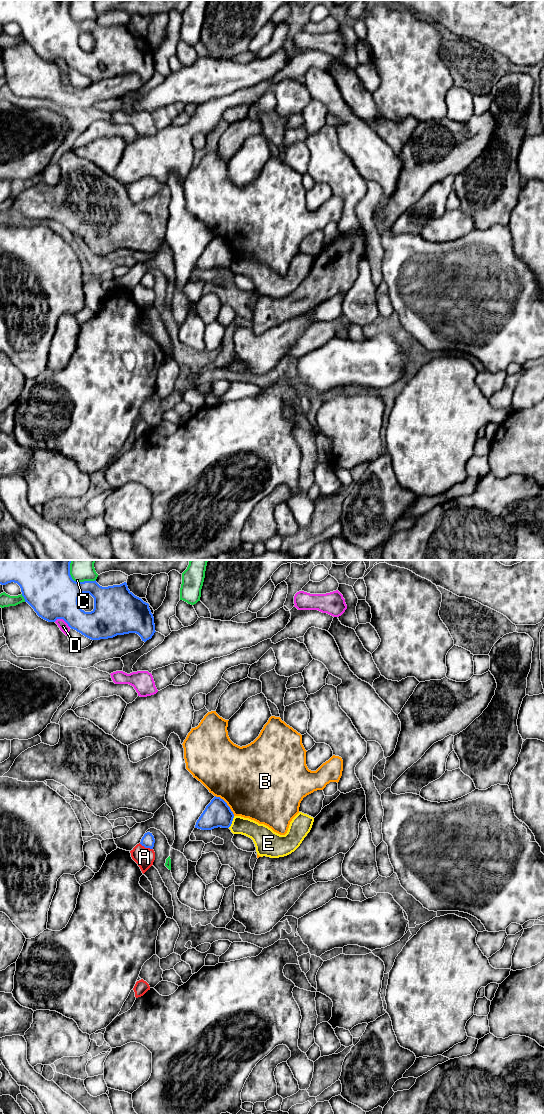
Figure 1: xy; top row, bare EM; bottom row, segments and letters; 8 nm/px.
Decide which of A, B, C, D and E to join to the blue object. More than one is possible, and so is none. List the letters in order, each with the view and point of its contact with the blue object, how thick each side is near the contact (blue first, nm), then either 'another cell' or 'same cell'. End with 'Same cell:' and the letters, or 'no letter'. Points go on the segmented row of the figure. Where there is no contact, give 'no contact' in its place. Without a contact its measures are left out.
A: xy (146, 847) | 100/160 nm | another cell
B: xy (226, 804) | 220/480 nm | another cell
C: xy (75, 581) | 420/190 nm | another cell
D: xy (62, 618) | 400/70 nm | another cell
E: xy (231, 822) | 220/160 nm | another cell
Same cell: no letter

